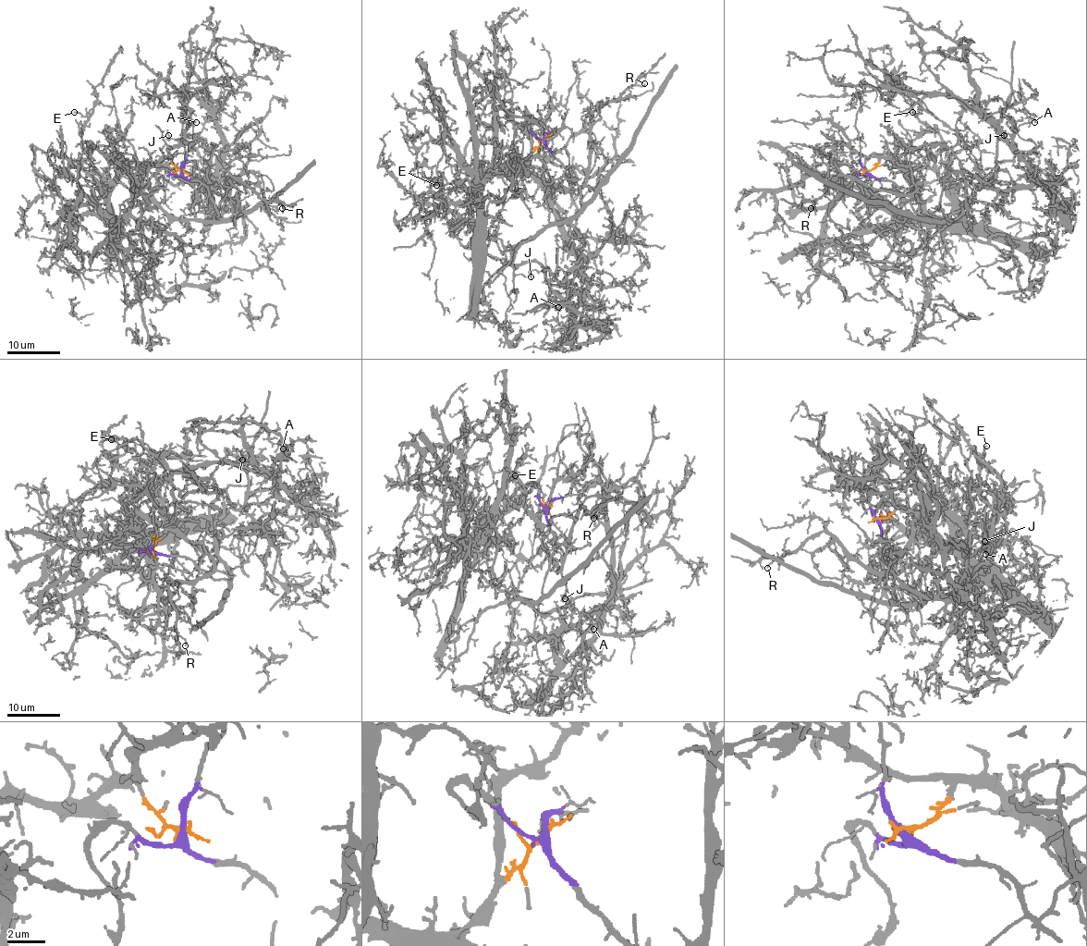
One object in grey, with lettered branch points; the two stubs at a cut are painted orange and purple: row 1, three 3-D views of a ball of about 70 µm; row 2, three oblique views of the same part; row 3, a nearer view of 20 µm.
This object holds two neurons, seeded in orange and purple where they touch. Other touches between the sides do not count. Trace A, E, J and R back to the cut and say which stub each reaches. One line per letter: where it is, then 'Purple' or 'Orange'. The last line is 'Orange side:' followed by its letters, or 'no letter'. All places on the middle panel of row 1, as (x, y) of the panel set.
A: Place: (558, 307). Purple
E: Place: (436, 185). Orange
J: Place: (531, 276). Purple
R: Place: (644, 83). Orange
Orange side: E, R

